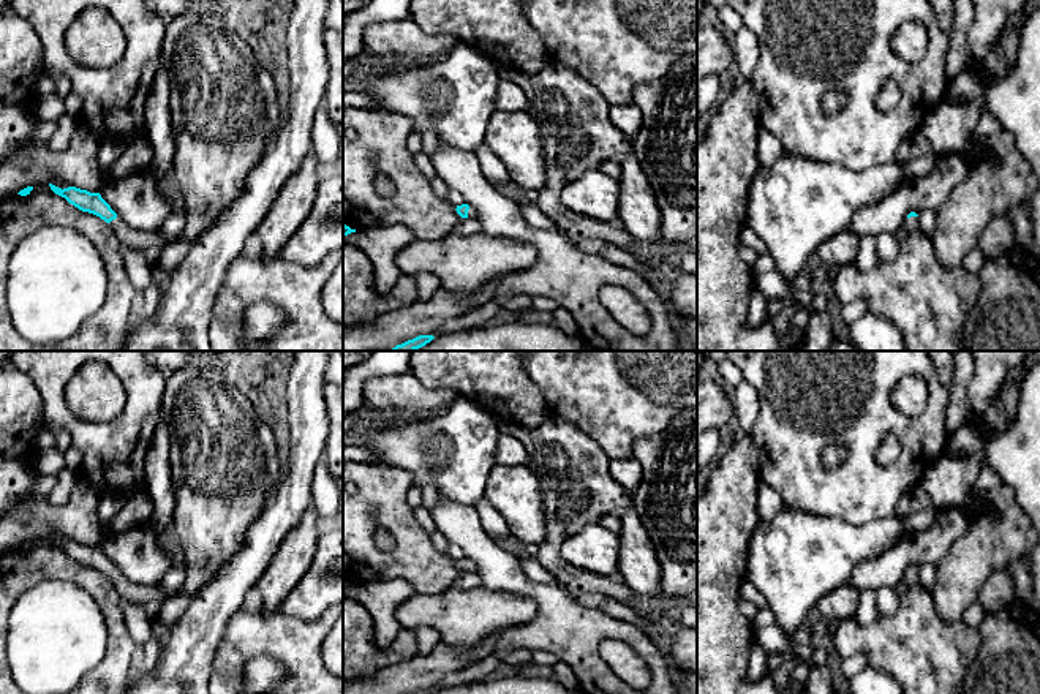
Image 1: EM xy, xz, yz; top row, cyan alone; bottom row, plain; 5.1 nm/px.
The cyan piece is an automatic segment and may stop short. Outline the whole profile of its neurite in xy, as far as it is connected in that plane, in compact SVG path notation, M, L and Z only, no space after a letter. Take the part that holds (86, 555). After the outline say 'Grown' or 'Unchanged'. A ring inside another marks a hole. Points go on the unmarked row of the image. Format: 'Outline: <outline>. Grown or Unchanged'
Outline: M49 537L51 544L65 552L70 558L82 566L93 568L111 579L117 591L123 599L138 601L144 605L152 605L153 610L160 607L166 593L158 587L142 587L131 583L126 577L111 563L111 560L101 552L100 547L90 547L76 541L58 542Z. Grown

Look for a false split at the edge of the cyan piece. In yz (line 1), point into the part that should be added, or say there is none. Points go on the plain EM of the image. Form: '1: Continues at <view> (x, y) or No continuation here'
1: Continues at yz (909, 579)

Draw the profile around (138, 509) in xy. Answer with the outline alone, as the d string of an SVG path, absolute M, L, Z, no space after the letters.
M147 488L131 493L125 506L104 525L107 531L126 531L145 525L152 515L153 503Z

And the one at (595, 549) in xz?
M590 523L569 536L560 549L561 556L572 566L597 575L618 571L621 539L616 533Z

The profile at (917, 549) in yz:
M972 506L937 511L936 522L929 530L906 531L882 555L858 563L849 582L860 593L876 591L882 587L899 587L910 566L917 569L925 564L936 566L953 542L967 533L972 515Z

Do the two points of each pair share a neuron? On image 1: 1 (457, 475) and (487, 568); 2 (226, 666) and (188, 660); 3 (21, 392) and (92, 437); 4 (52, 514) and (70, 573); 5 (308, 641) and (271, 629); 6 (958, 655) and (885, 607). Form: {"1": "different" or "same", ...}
{"1": "different", "2": "different", "3": "different", "4": "different", "5": "same", "6": "different"}

